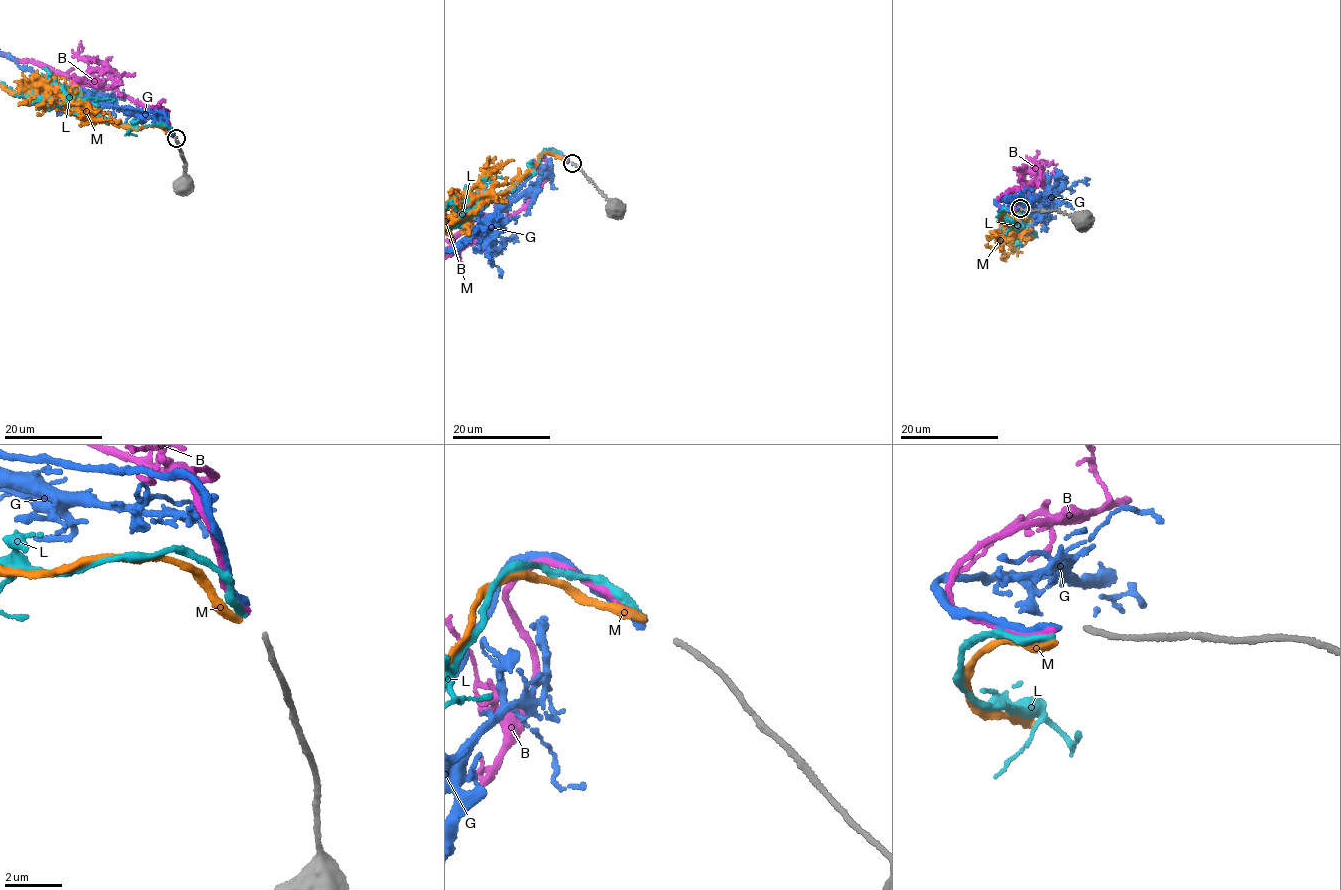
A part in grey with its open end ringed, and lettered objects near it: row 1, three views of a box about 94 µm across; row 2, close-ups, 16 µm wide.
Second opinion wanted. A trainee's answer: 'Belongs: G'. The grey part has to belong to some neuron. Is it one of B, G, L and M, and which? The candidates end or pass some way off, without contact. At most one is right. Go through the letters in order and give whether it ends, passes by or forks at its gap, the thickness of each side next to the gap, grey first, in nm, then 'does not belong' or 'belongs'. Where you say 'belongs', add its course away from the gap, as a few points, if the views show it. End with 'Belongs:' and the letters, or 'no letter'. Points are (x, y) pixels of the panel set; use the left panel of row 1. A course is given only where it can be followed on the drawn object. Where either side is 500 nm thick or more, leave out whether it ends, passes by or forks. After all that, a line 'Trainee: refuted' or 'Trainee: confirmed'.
B: it ends | 190/220 nm | belongs
G: it ends | 190/280 nm | does not belong
L: it ends | 190/240 nm | does not belong
M: it ends | 190/280 nm | does not belong
Belongs: B
Trainee: refuted

